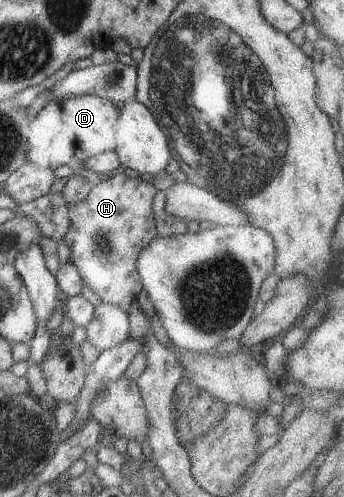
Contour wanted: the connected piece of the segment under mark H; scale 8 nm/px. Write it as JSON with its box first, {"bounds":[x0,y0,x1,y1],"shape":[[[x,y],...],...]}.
{"bounds":[58,169,157,309],"shape":[[[119,169],[107,179],[95,182],[79,202],[66,205],[69,226],[58,243],[64,245],[61,254],[77,267],[84,286],[90,288],[103,303],[111,303],[124,309],[135,299],[141,288],[136,271],[136,260],[144,246],[157,237],[157,226],[152,211],[152,200],[156,190],[149,178],[129,177]]]}

